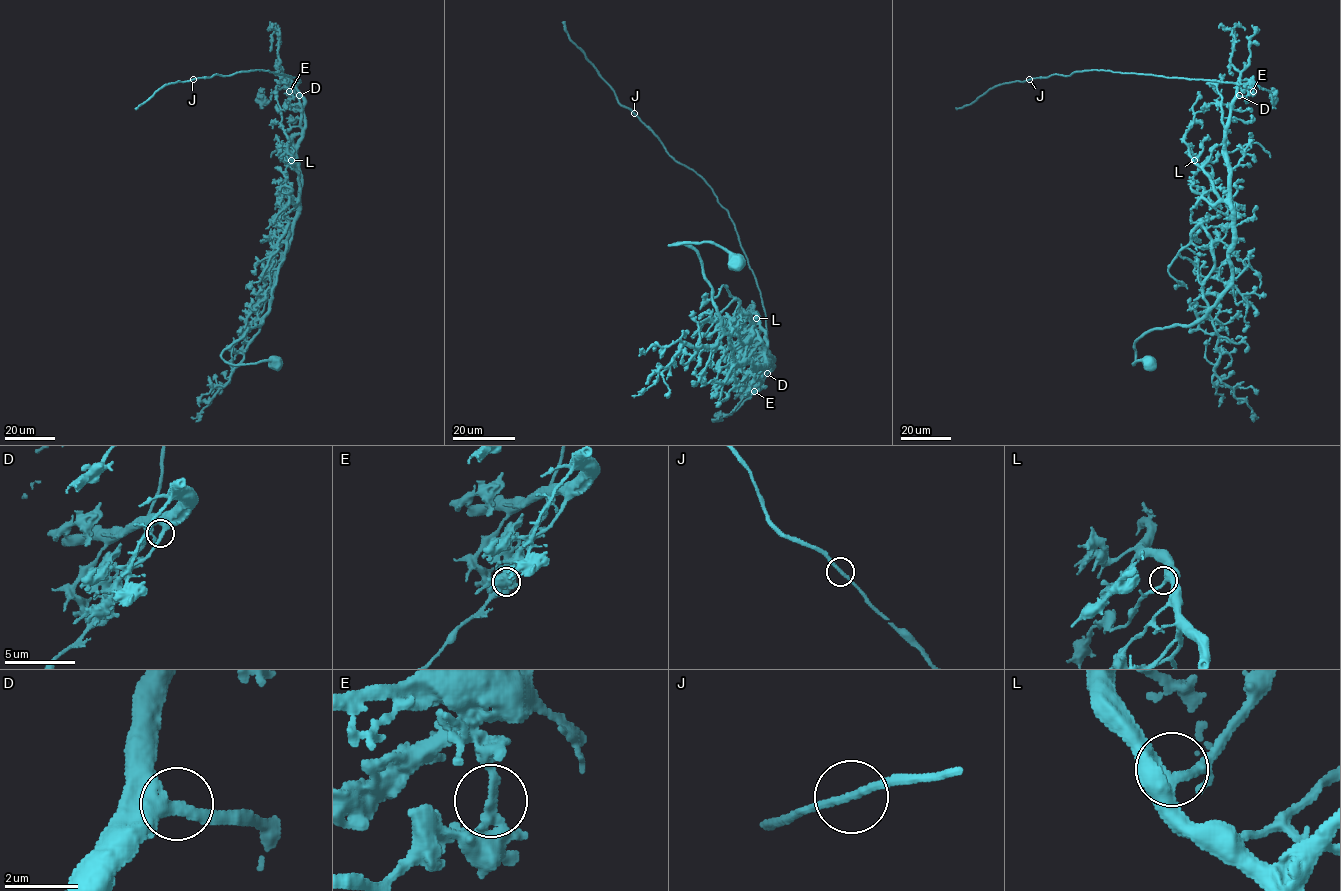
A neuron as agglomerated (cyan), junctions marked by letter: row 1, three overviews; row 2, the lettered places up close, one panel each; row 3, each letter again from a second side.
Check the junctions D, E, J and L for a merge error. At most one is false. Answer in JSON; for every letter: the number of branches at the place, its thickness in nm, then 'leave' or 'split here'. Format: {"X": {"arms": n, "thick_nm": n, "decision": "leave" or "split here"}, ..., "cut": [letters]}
{"D": {"arms": 2, "thick_nm": 320, "decision": "leave"}, "E": {"arms": 2, "thick_nm": 240, "decision": "split here"}, "J": {"arms": 2, "thick_nm": 200, "decision": "leave"}, "L": {"arms": 2, "thick_nm": 480, "decision": "leave"}, "cut": ["E"]}

